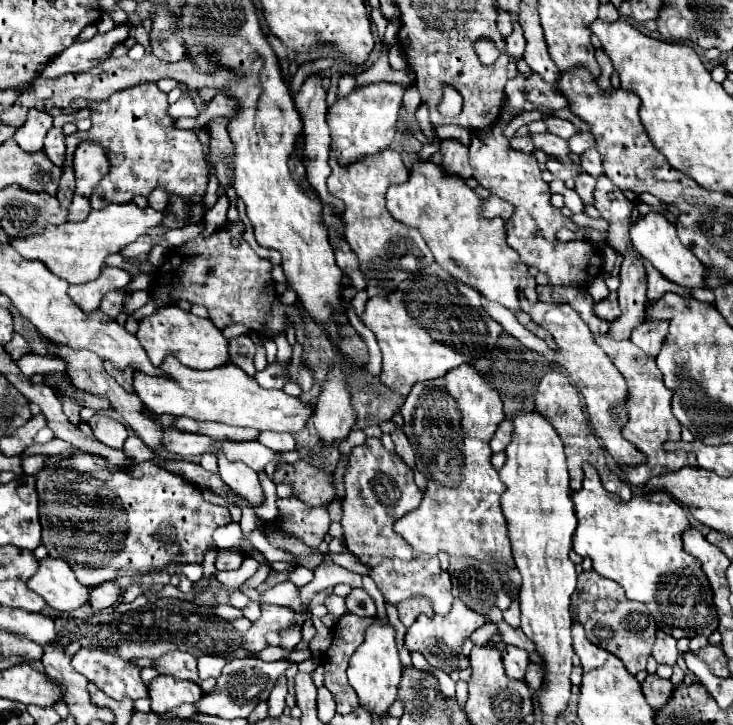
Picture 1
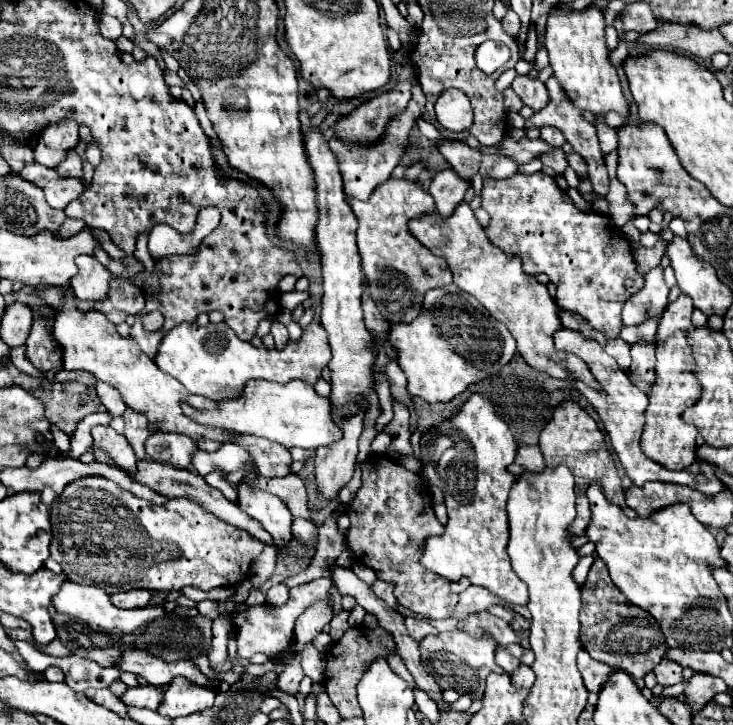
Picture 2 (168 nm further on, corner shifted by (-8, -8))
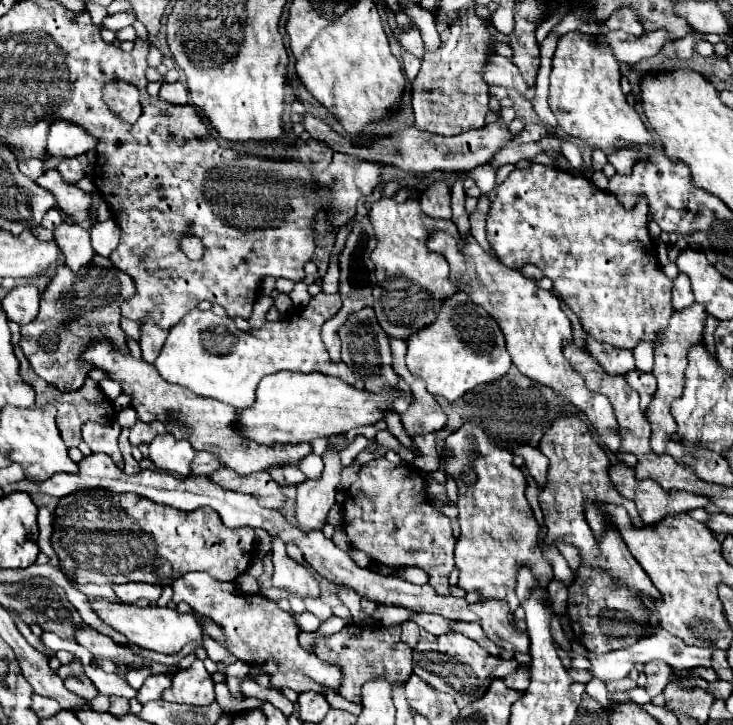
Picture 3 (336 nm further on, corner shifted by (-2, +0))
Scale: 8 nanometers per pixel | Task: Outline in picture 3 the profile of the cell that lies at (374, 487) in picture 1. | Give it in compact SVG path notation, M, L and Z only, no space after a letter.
M378 458L360 468L358 480L350 486L348 496L344 500L344 524L342 530L348 534L352 548L366 552L376 564L390 566L390 568L404 568L416 566L428 574L428 584L438 590L442 596L450 596L448 576L454 570L454 544L456 538L452 534L450 520L440 514L428 500L426 500L426 482L420 474L416 474L406 464L392 464L386 458Z

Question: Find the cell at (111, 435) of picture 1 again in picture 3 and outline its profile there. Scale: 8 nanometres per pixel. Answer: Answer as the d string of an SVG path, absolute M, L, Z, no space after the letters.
M86 422L82 426L82 438L90 446L90 450L108 454L118 468L124 468L124 460L118 448L118 436L120 436L120 426L116 422L110 422L110 426L100 422Z

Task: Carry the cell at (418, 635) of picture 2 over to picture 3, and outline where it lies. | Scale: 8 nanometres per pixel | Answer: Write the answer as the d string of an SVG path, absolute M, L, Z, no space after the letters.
M408 620L408 622L404 622L404 624L402 624L402 640L404 640L410 648L414 648L414 646L416 646L416 642L418 642L420 638L432 640L434 636L432 636L430 632L426 632L424 628L420 628L420 626L418 626L416 622L412 622L412 620Z

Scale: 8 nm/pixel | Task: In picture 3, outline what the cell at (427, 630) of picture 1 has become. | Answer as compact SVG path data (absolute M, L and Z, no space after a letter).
M448 632L438 636L434 642L430 640L420 640L414 648L414 672L422 678L422 680L430 680L432 674L450 678L454 676L456 680L460 680L458 684L462 686L472 686L472 688L480 688L482 692L490 686L492 678L504 678L508 674L512 674L516 670L518 662L512 660L500 660L494 658L492 654L488 654L478 642L466 638L460 632Z

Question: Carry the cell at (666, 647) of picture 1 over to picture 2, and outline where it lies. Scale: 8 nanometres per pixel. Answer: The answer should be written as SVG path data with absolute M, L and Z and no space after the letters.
M666 658L654 668L654 674L656 674L656 682L660 686L674 686L674 684L682 682L682 668L680 668L680 664L670 662Z

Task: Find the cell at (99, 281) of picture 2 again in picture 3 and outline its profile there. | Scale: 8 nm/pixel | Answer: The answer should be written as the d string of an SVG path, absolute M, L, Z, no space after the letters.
M62 222L54 230L54 240L58 242L66 258L66 266L74 272L82 270L82 266L86 266L94 258L94 250L90 246L90 232L82 226L70 226Z

